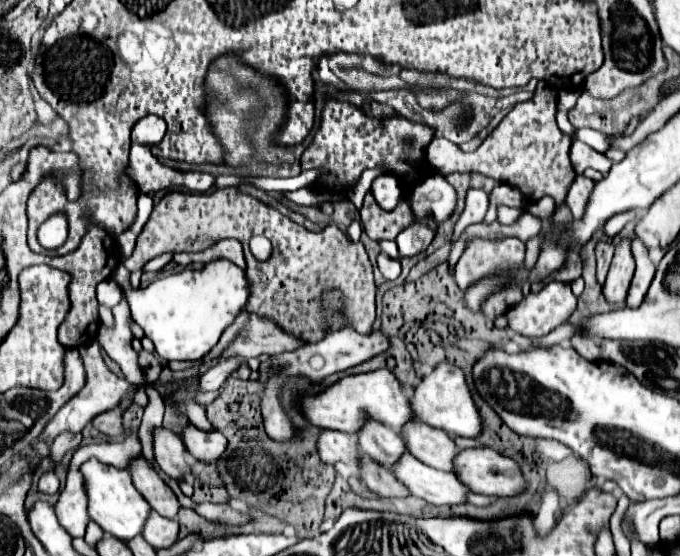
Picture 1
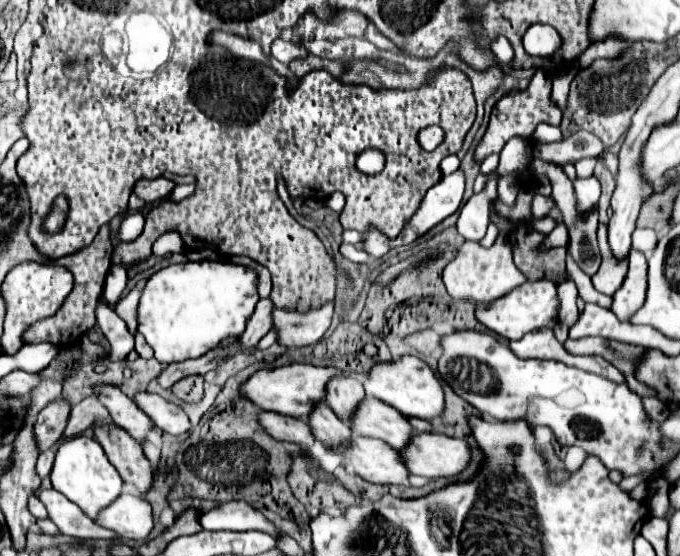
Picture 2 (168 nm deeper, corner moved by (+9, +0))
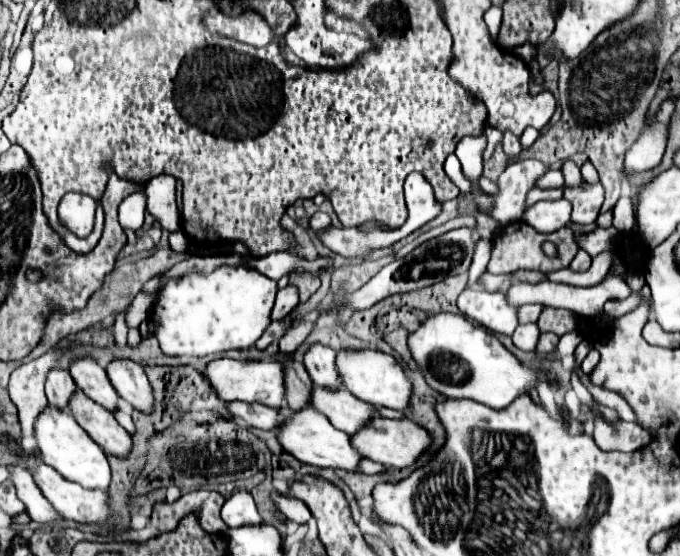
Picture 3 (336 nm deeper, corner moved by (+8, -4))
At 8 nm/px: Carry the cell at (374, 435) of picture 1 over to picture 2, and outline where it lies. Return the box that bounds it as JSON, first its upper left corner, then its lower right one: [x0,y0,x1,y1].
[327,374,365,426]

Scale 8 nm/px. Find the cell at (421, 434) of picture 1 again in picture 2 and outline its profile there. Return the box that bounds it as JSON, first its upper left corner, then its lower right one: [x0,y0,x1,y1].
[351,398,417,450]

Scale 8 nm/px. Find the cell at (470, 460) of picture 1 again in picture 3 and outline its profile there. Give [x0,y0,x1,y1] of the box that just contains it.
[350,416,430,468]

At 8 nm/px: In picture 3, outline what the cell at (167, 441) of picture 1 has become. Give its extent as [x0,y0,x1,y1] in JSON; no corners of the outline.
[70,358,118,410]

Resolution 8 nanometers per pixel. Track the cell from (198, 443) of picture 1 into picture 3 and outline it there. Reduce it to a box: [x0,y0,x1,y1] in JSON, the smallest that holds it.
[106,360,152,412]

